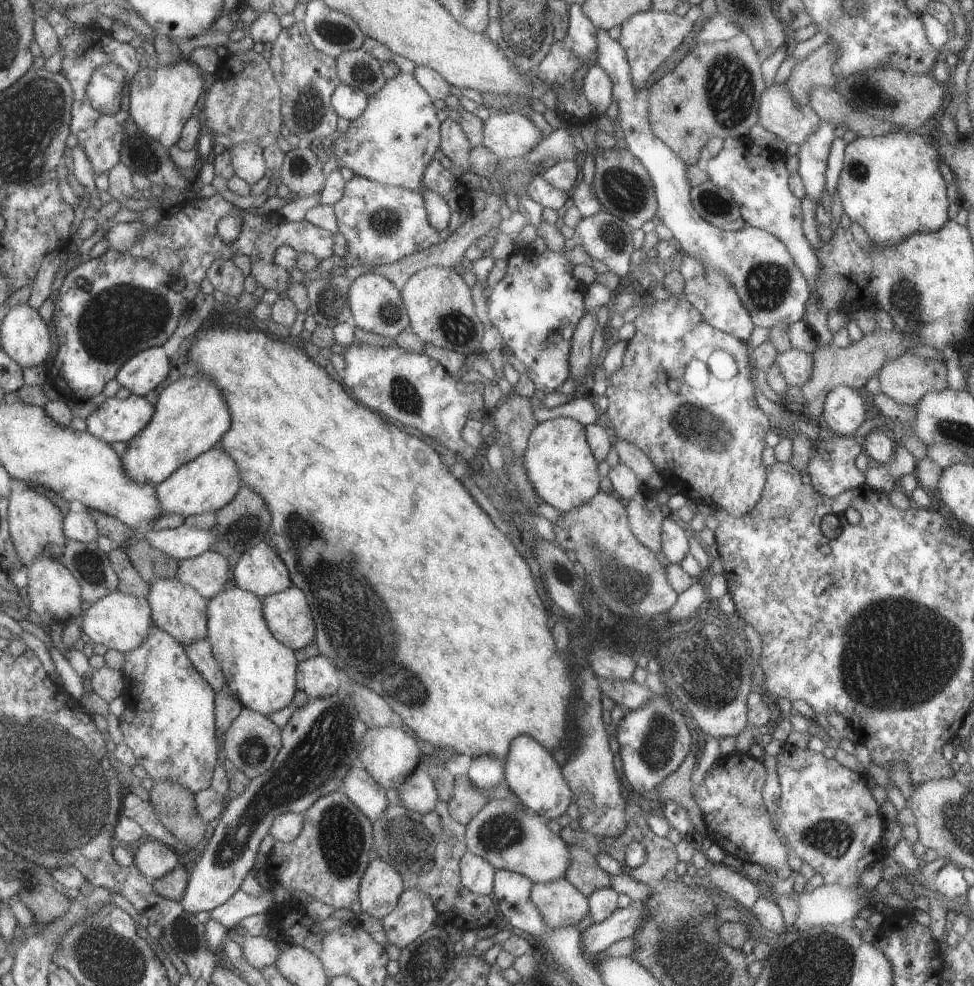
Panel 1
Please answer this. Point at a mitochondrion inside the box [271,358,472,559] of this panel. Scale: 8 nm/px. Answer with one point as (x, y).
(406, 397)

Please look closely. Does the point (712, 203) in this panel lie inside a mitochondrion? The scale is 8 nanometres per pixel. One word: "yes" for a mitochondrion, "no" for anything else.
yes

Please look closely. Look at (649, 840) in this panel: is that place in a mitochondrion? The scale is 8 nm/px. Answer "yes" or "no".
no

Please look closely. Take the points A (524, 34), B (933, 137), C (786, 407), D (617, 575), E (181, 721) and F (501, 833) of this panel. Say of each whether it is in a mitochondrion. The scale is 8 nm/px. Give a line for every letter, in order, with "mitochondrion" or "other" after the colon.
A: mitochondrion
B: other
C: other
D: mitochondrion
E: other
F: mitochondrion

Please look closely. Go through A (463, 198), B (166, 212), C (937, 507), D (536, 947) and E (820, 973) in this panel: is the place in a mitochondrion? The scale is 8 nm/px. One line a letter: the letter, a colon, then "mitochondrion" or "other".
A: other
B: other
C: other
D: other
E: mitochondrion

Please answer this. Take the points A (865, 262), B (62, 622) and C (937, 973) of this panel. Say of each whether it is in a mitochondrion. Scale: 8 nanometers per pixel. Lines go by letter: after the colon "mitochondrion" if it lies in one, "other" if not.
A: other
B: other
C: other

